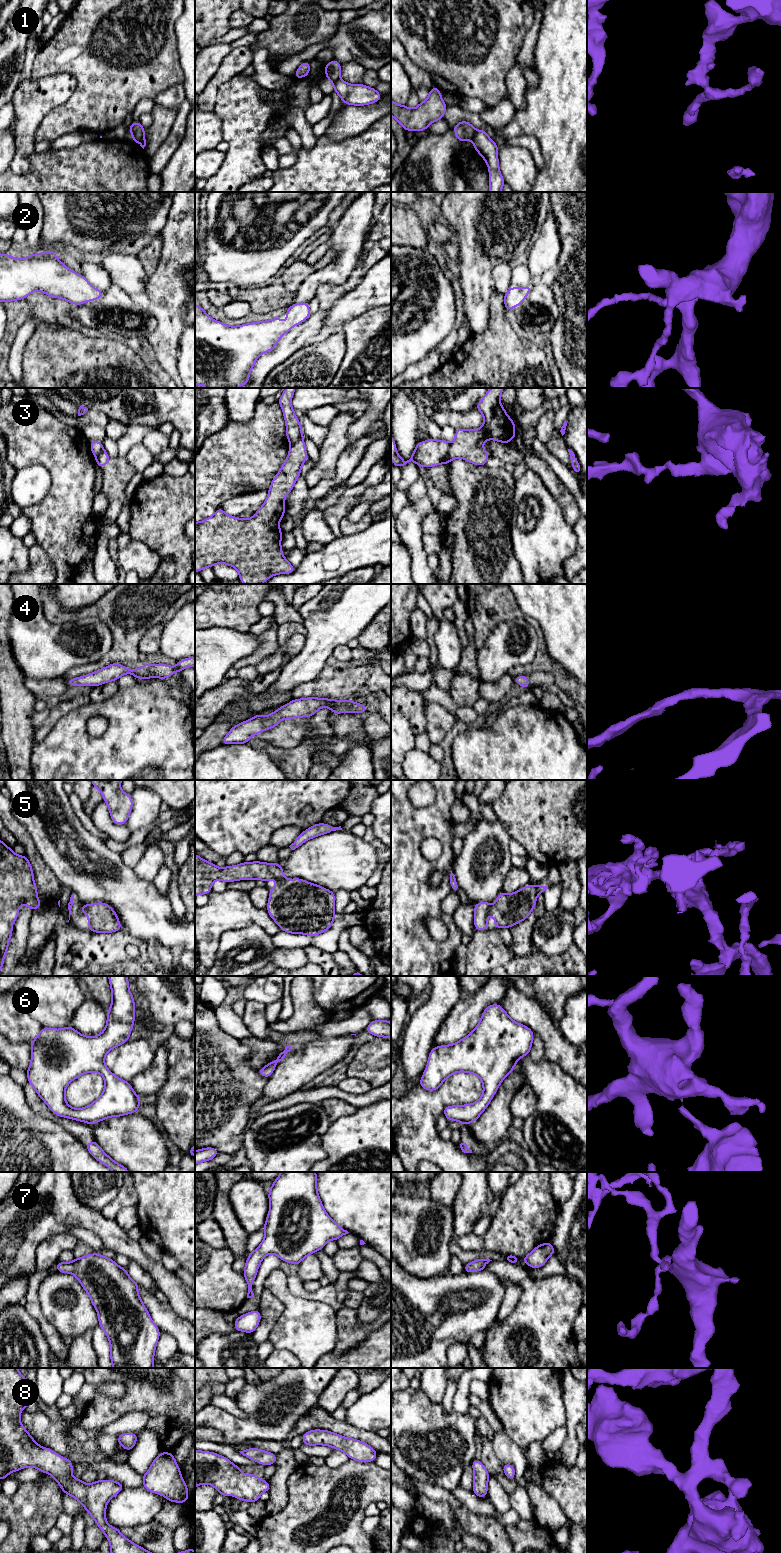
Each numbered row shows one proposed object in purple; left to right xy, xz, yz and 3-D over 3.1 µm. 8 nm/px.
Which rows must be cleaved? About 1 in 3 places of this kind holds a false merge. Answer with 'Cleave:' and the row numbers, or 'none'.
Cleave: 1, 3, 6

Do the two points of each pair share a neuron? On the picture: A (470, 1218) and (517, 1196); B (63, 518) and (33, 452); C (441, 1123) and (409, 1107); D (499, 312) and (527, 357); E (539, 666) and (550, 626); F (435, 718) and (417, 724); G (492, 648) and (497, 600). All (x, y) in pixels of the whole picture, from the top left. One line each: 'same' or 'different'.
A: different
B: same
C: different
D: same
E: different
F: different
G: different

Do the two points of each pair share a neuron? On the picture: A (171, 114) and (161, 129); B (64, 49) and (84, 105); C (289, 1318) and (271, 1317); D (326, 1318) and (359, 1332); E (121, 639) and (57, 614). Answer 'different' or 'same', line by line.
A: same
B: same
C: different
D: different
E: same

